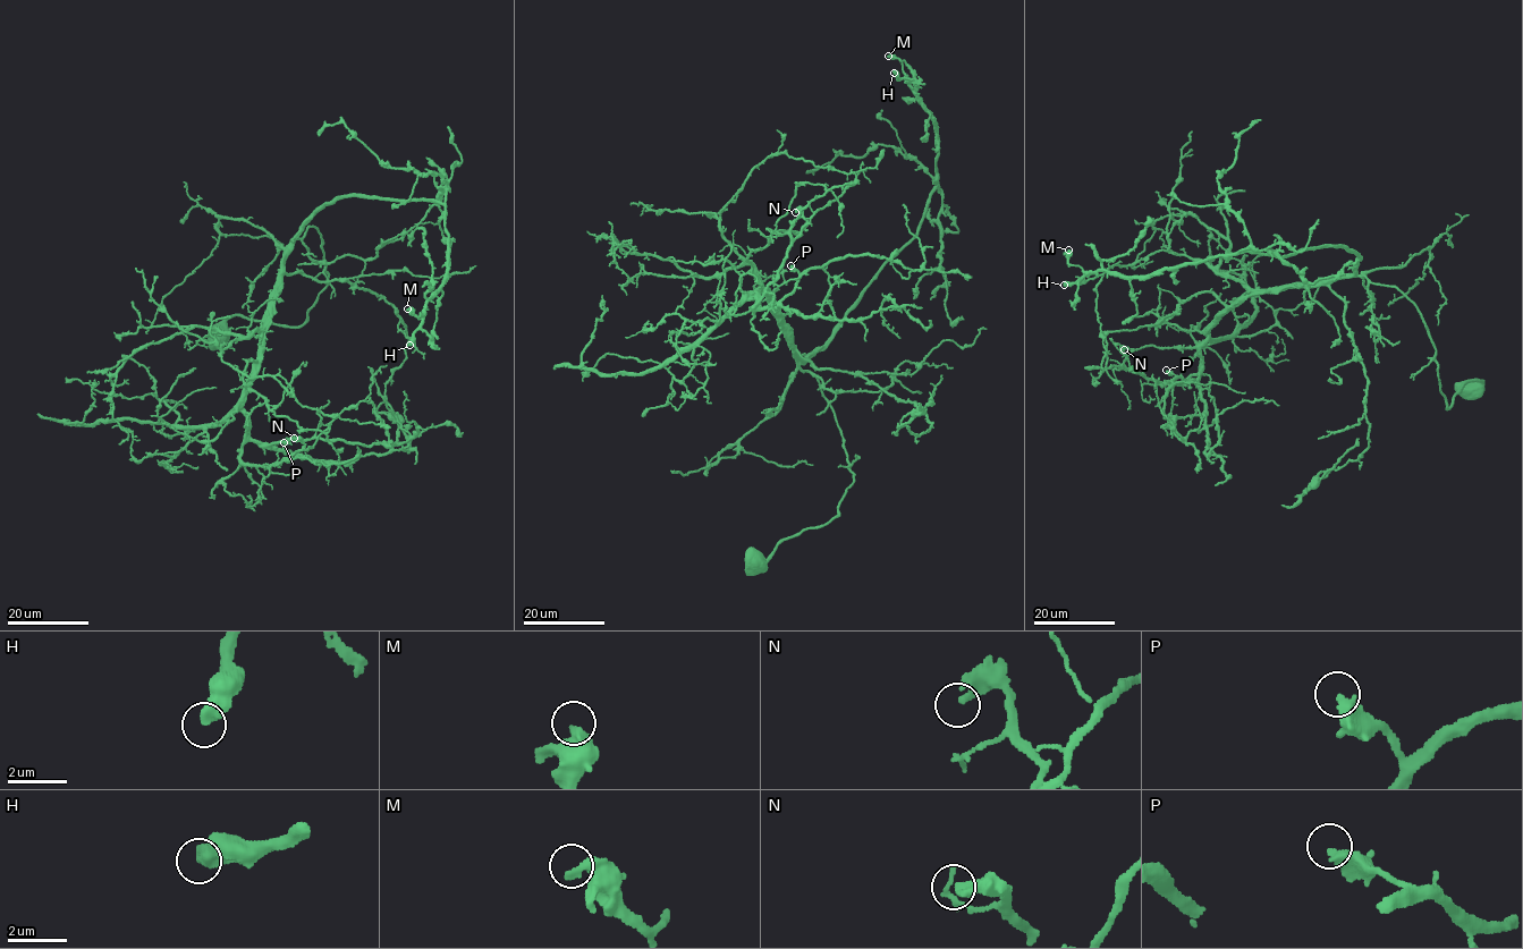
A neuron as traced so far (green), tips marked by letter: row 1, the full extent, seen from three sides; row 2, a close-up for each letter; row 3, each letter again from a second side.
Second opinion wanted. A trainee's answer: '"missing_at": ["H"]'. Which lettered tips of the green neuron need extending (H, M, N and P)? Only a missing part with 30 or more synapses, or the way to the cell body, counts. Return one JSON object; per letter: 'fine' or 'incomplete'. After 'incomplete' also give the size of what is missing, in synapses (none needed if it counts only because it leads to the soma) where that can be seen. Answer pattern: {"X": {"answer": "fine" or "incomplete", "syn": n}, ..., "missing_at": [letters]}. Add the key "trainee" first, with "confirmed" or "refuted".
{"trainee": "confirmed", "H": {"answer": "incomplete", "syn": 50}, "M": {"answer": "fine"}, "N": {"answer": "fine"}, "P": {"answer": "fine"}, "missing_at": ["H"]}

